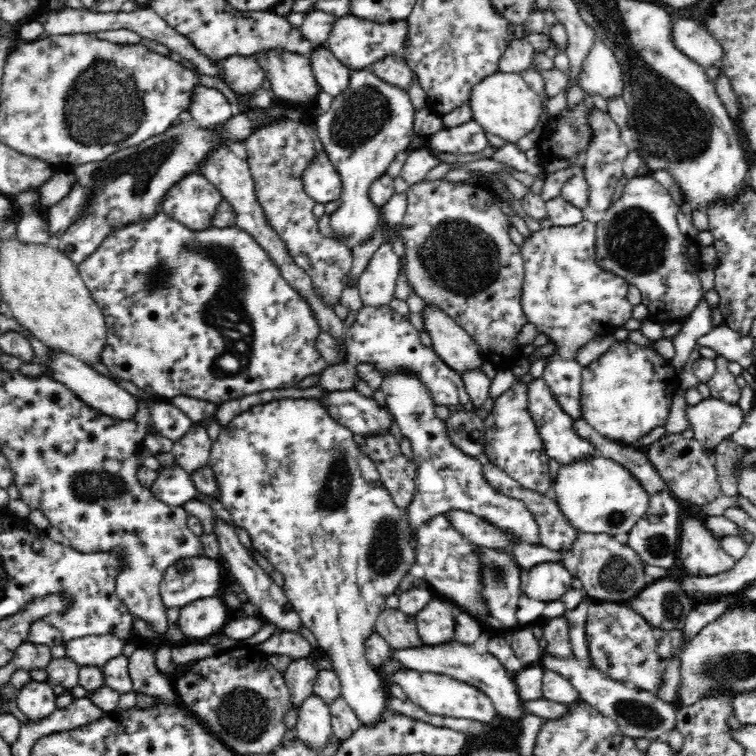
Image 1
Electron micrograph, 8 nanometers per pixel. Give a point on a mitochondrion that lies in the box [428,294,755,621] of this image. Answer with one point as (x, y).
(615, 574)

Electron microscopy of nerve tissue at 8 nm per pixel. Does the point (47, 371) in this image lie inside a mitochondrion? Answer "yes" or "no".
no

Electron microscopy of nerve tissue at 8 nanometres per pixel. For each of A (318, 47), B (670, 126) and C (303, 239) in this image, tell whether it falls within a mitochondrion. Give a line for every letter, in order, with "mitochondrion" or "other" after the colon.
A: other
B: mitochondrion
C: other

